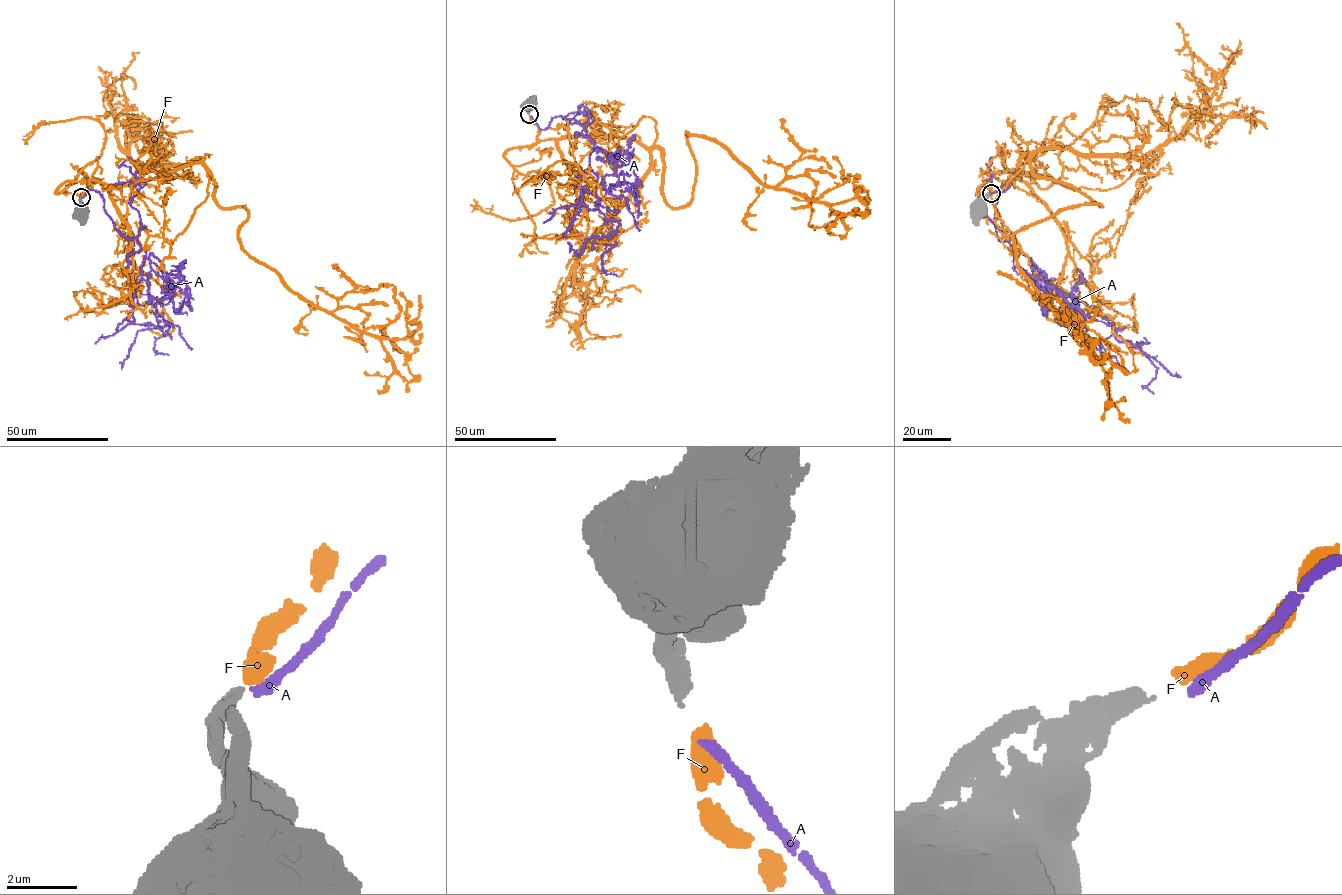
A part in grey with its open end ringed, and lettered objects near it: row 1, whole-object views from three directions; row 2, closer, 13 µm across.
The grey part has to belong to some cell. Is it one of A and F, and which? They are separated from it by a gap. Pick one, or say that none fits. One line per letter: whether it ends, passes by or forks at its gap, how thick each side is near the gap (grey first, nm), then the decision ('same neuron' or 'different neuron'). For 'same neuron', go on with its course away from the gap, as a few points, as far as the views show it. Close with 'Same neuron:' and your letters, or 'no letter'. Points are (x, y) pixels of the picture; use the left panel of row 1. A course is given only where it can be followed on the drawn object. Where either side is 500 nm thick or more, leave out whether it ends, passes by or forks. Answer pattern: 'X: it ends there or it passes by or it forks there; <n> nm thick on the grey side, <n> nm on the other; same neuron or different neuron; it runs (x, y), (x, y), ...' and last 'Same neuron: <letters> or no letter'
A: it ends there; 380 nm thick on the grey side, 280 nm on the other; different neuron
F: 380 nm thick on the grey side, 500 nm on the other; same neuron; it runs (81, 196), (89, 179), (200, 163), (215, 201), (247, 210), (240, 245), (292, 291), (404, 338), (400, 291)
Same neuron: F

